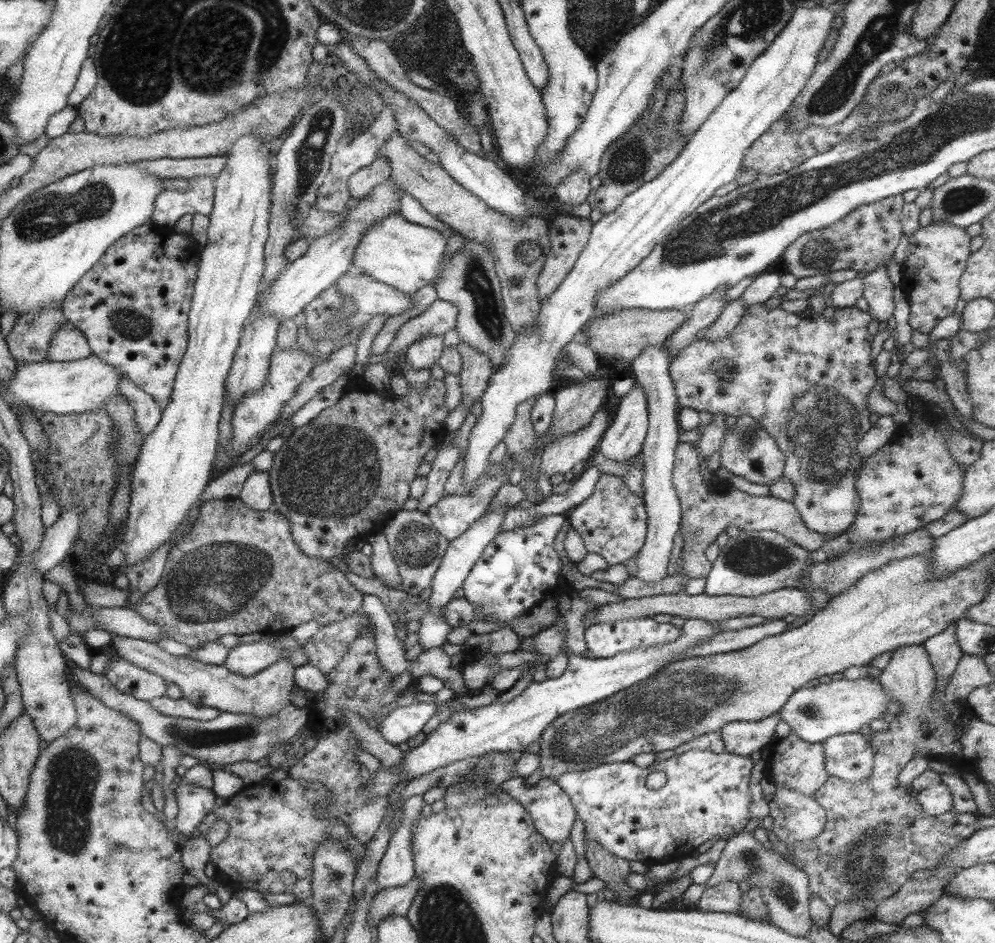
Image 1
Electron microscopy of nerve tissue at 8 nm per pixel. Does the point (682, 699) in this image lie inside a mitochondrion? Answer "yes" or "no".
yes

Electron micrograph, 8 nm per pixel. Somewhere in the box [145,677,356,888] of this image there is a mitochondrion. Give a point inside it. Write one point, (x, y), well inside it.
(236, 734)

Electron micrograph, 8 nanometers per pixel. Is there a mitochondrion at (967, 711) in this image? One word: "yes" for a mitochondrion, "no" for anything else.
no

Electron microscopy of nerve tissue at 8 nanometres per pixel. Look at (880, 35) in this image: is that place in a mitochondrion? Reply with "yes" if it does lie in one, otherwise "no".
yes

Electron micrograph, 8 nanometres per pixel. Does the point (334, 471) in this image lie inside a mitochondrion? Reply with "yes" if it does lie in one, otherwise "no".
yes

